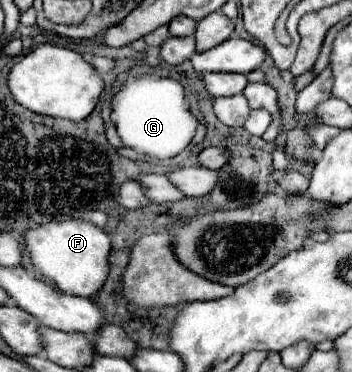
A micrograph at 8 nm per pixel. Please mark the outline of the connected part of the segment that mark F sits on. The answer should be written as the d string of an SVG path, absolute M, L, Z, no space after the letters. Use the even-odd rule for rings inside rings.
M75 218L63 222L47 222L27 230L23 240L33 266L37 266L43 276L51 278L59 290L87 298L103 286L109 272L107 256L111 250L111 240L95 224Z

